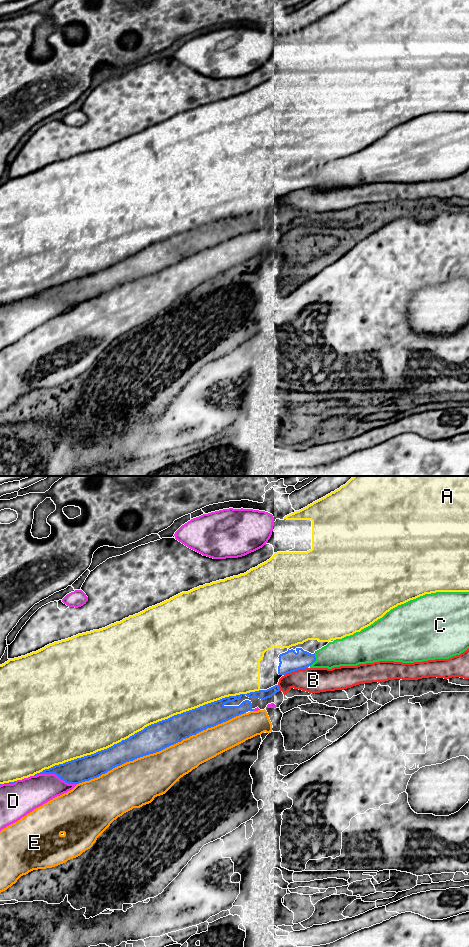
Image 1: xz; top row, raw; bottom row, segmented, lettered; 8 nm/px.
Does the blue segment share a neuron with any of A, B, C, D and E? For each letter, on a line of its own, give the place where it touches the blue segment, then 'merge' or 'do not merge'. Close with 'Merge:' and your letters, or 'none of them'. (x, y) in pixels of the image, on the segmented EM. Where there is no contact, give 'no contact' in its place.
A: contact xz (147, 726); do not merge
B: contact xz (295, 670); do not merge
C: contact xz (315, 659); do not merge
D: contact xz (55, 774); do not merge
E: contact xz (161, 749); do not merge
Merge: none of them

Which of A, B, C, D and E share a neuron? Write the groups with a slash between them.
A / B E / C D

